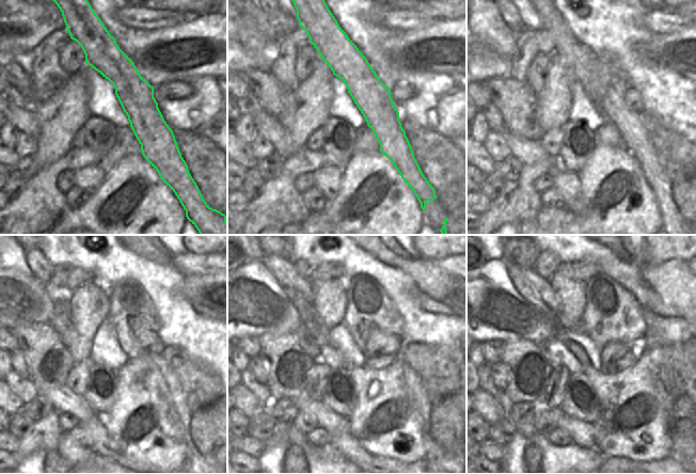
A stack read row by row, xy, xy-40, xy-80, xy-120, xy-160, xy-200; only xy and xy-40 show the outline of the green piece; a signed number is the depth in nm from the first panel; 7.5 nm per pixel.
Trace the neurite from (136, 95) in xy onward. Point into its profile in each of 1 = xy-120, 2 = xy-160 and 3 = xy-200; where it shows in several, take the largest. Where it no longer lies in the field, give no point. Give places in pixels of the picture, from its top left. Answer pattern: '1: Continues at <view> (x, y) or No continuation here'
1: Continues at xy-120 (130, 349)
2: Continues at xy-160 (364, 322)
3: Continues at xy-200 (603, 322)

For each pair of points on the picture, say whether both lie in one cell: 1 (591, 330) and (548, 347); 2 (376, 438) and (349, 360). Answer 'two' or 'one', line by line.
1: two
2: two

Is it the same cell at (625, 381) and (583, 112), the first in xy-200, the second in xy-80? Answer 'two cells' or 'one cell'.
two cells

